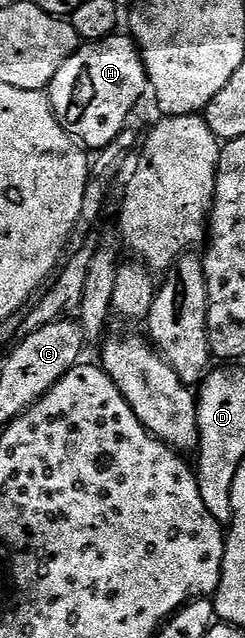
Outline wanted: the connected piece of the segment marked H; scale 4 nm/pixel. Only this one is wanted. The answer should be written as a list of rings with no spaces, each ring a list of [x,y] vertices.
[[[121,35],[82,43],[71,58],[63,62],[47,89],[49,105],[63,130],[89,150],[100,150],[115,142],[126,131],[125,123],[137,103],[150,91],[141,49],[132,35]]]

